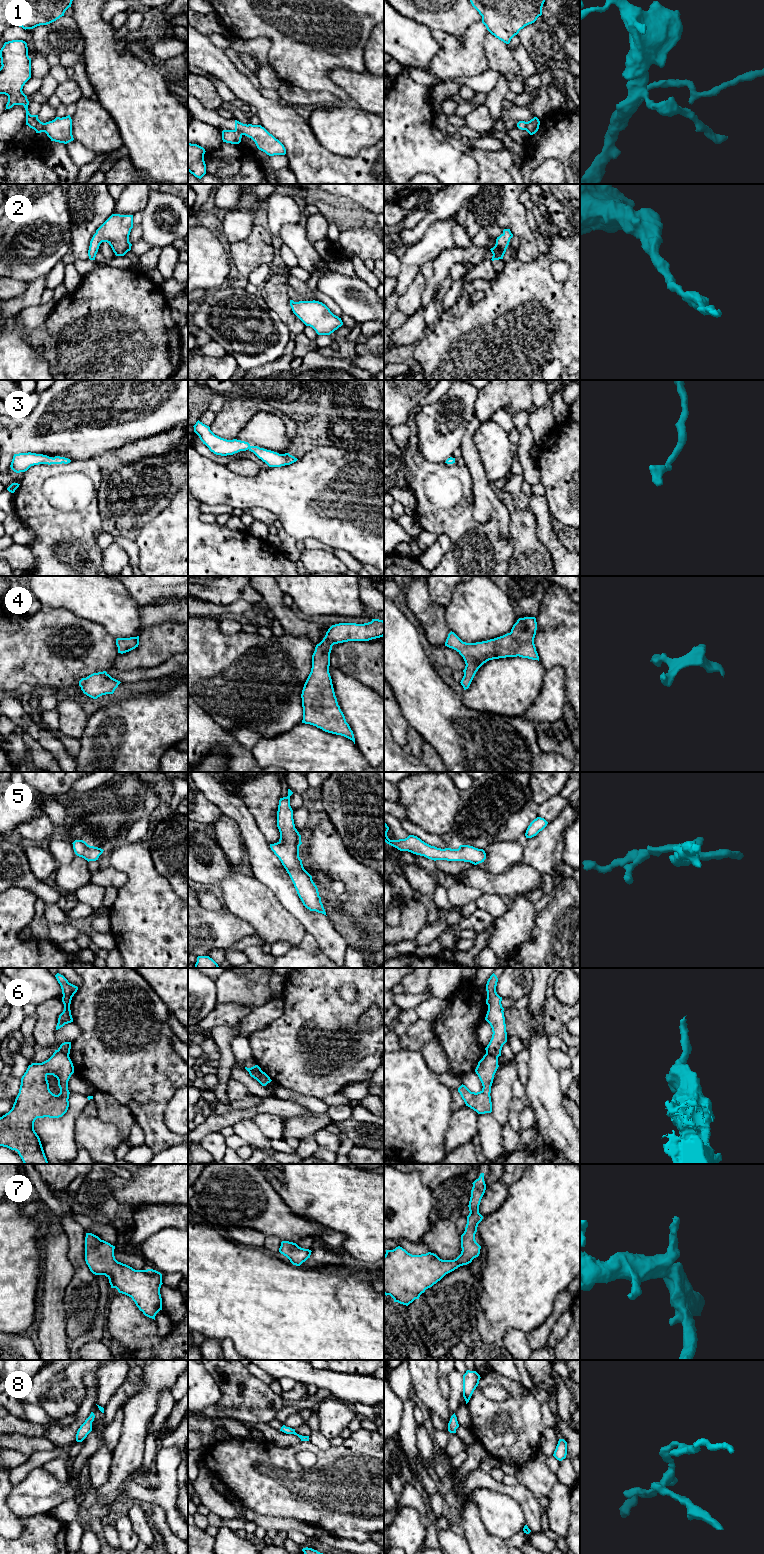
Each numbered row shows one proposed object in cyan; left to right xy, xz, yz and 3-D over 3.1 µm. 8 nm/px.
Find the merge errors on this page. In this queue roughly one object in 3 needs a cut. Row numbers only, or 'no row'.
1, 6

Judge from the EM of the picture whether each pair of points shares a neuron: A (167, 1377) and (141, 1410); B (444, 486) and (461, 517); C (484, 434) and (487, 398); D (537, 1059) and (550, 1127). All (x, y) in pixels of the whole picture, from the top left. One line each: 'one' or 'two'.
A: one
B: one
C: two
D: one

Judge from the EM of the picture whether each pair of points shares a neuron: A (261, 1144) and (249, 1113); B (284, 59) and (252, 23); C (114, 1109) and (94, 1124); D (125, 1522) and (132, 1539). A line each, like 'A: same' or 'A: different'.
A: different
B: same
C: different
D: same

